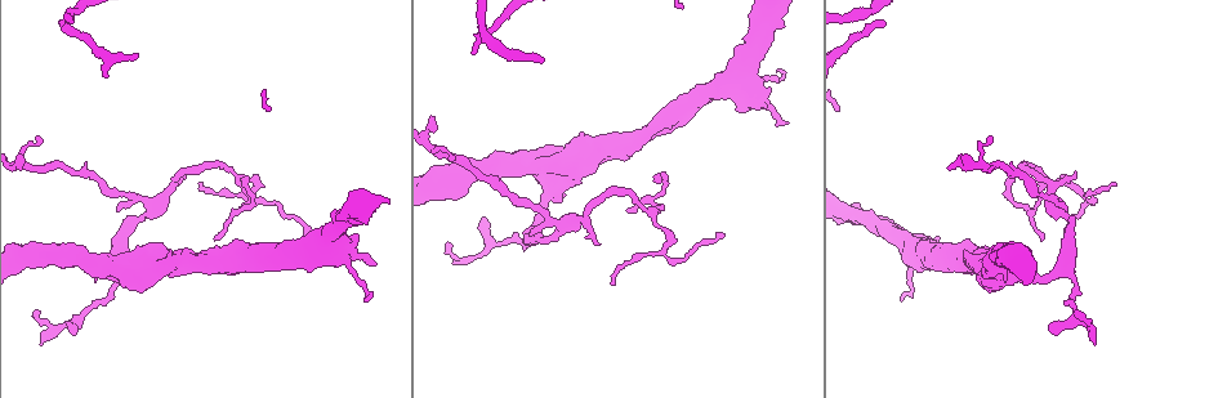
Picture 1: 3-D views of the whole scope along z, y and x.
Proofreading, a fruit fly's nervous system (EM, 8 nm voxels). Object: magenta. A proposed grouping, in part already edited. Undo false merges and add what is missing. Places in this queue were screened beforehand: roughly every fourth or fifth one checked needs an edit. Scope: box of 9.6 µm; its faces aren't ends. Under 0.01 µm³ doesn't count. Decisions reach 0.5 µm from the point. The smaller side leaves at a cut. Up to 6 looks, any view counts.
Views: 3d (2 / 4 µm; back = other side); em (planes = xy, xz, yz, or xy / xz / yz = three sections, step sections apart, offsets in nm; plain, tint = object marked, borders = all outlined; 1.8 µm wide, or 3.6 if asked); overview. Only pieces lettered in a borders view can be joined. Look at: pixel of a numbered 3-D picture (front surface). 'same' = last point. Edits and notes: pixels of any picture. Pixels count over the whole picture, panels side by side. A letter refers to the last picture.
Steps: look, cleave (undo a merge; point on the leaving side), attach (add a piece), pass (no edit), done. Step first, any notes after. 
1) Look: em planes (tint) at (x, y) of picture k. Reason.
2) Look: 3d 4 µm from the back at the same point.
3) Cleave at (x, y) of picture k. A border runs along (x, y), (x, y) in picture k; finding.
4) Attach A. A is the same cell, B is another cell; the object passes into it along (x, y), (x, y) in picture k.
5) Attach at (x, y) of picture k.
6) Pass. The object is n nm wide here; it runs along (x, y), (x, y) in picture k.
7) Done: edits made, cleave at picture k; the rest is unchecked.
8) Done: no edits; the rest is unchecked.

Look: em xy step 16 (tint) at (881, 23) of picture 1. Free end.

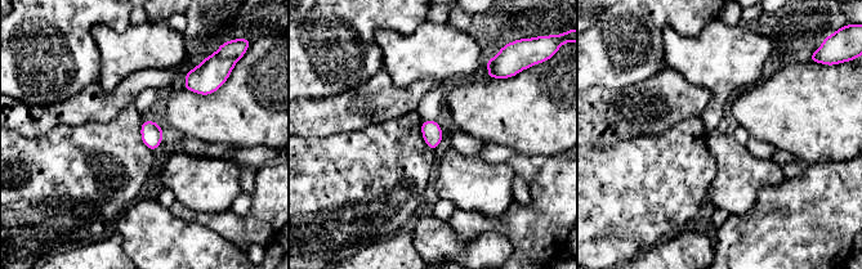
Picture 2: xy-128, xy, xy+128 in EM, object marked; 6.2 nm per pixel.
Look: em planes (borders) at the same point.

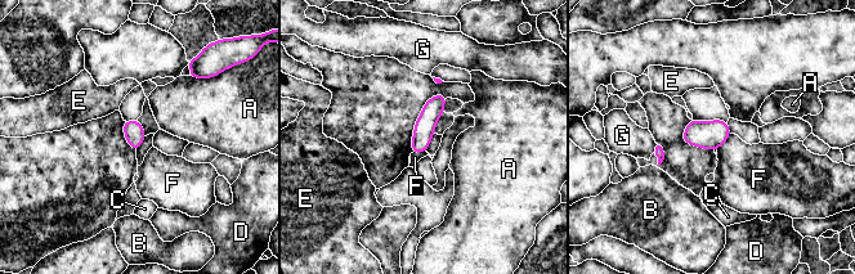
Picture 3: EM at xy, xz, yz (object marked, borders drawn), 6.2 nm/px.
Pass. A, B, C, D, E, F and G are other cells; it runs along (441, 98), (415, 149) in picture 3; no lettered piece goes on from it.

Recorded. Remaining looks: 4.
Look: em 3.6 µm xy step 16 (borders) at (558, 178) of picture 1. Four arms meet.

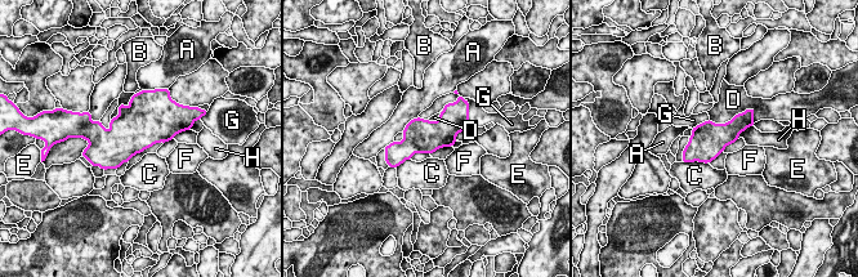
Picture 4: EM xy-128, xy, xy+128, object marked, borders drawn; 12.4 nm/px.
Look: em 3.6 µm planes (borders) at the same point.

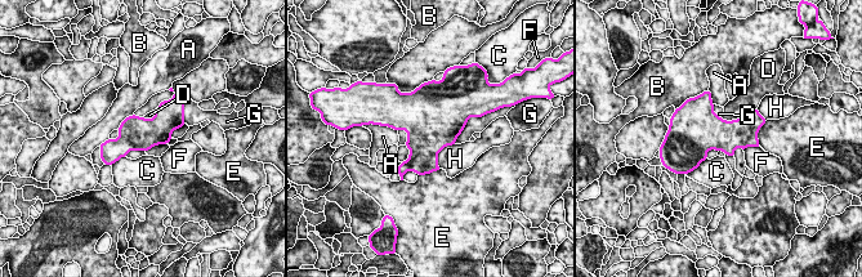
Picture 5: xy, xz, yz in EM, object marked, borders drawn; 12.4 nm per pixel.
Pass. The object is 420 nm wide here; A, B, C, D, E, F, G and H are other cells; a border runs along (755, 108), (741, 117), (720, 117) in picture 5; continuous, no second cell.

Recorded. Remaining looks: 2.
Look: em 3.6 µm planes (borders) at (750, 88) of picture 1. Branch point.

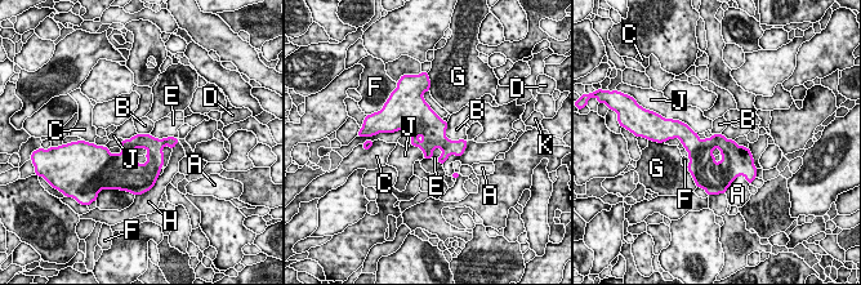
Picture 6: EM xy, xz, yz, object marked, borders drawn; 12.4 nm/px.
Pass. The longest contact is with B, 360 nm; A, B, C, D, E, F, G, H, J and K are other cells; a border runs along (442, 150), (436, 148), (431, 157) in picture 6; all the same cell.

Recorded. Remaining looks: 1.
Done: no edits; the rest is unchecked.

